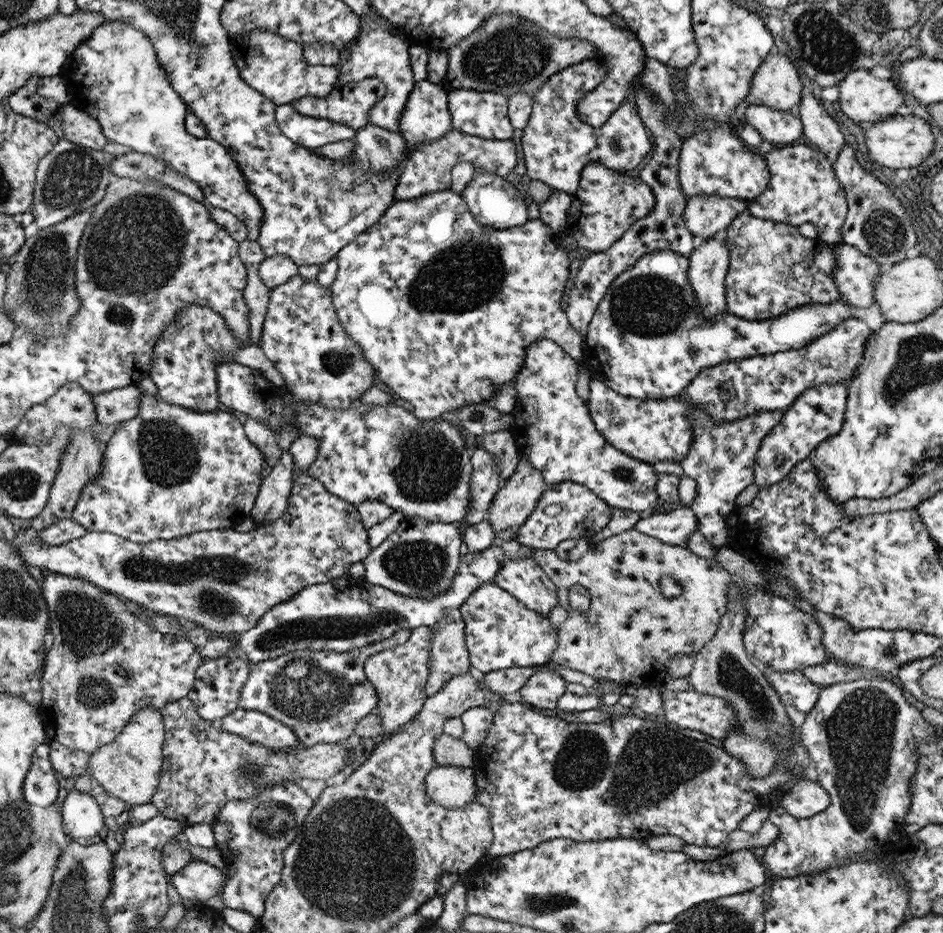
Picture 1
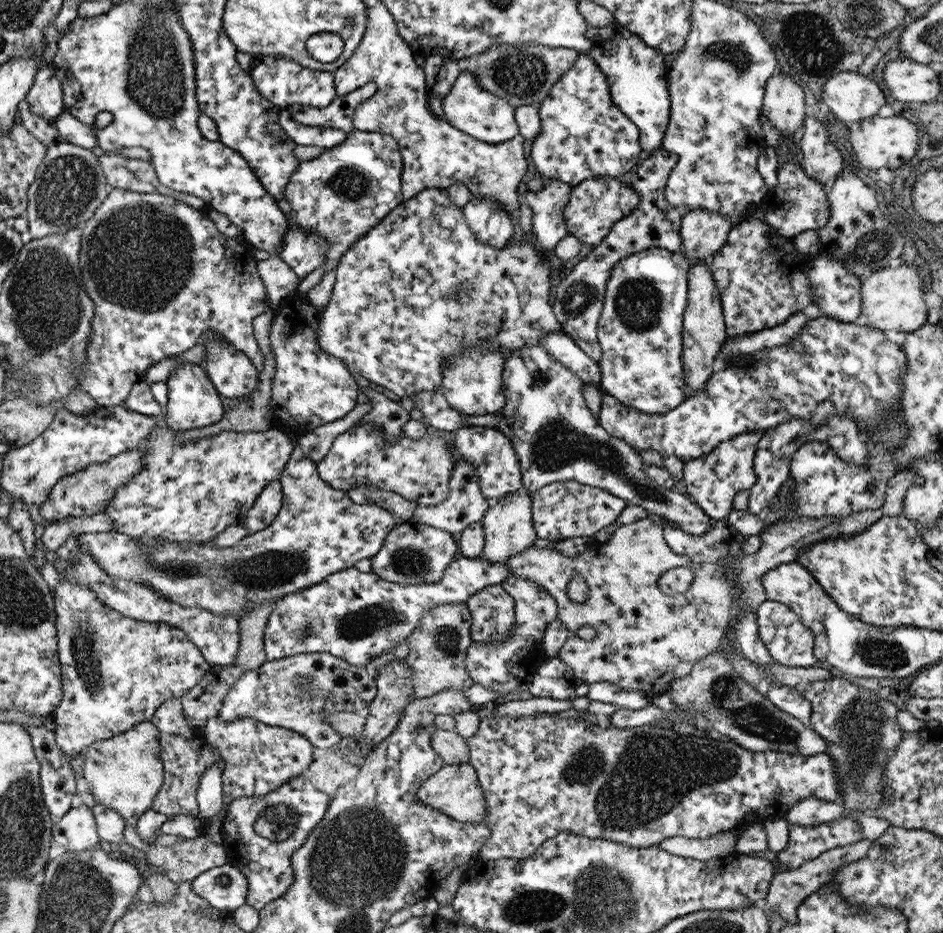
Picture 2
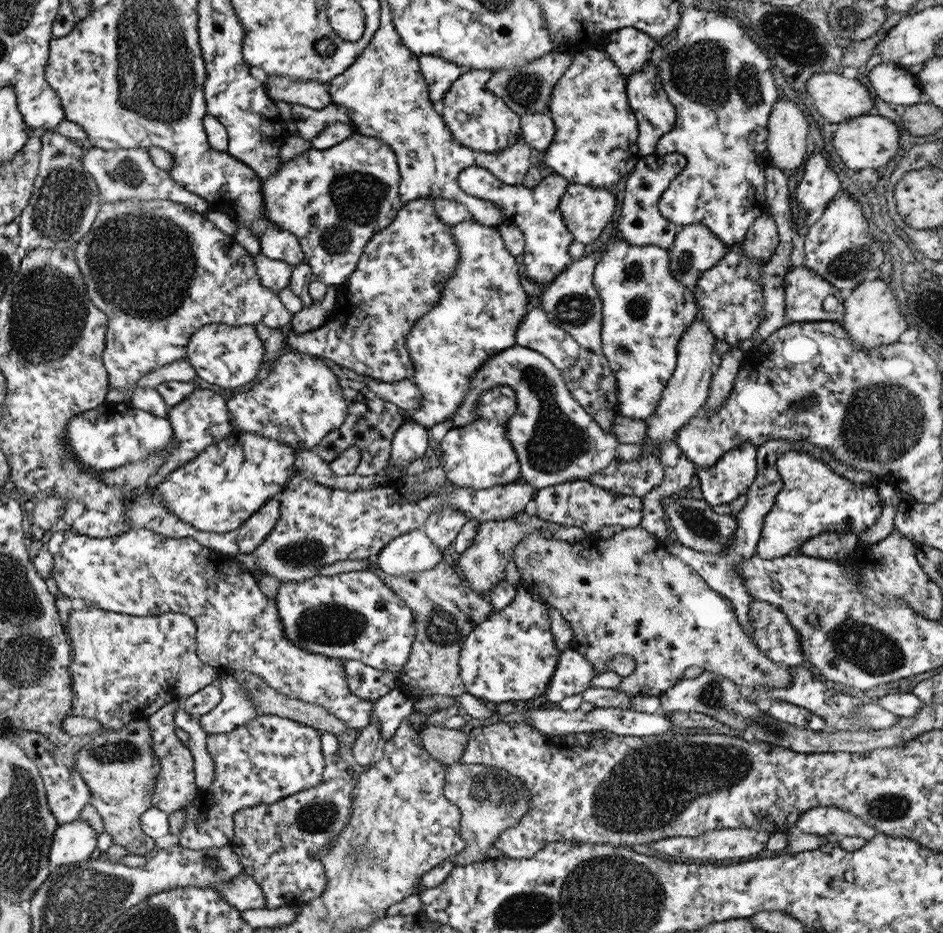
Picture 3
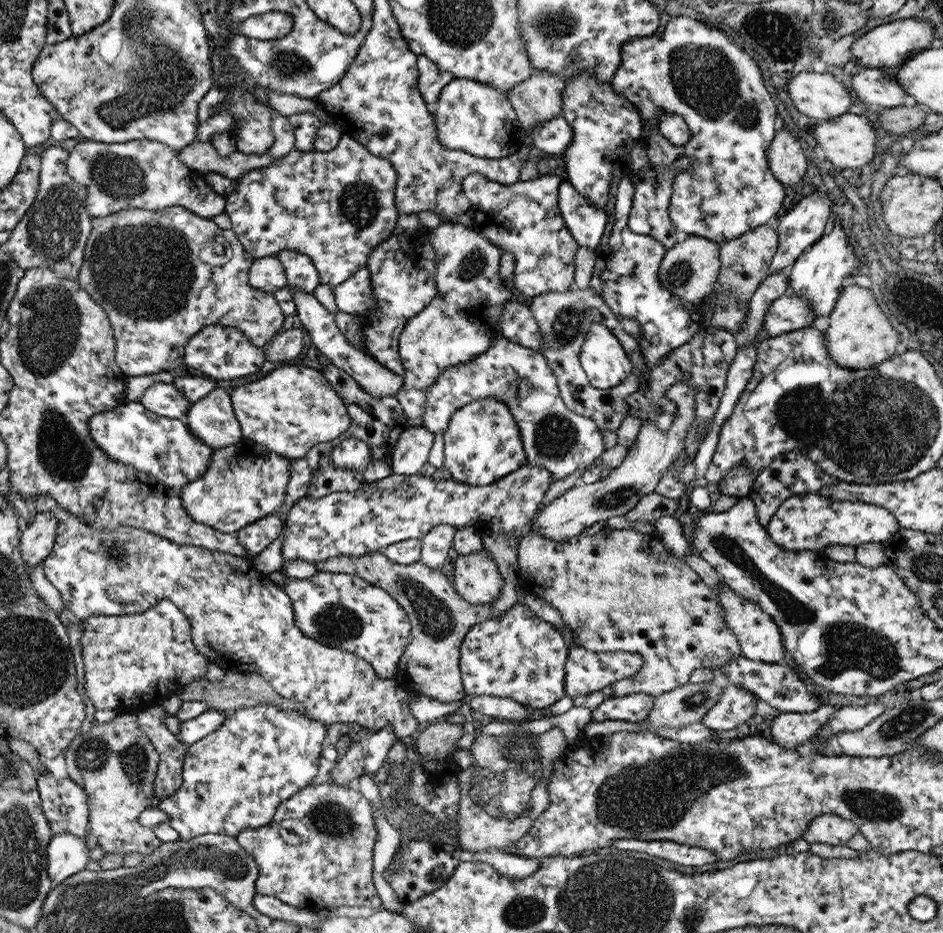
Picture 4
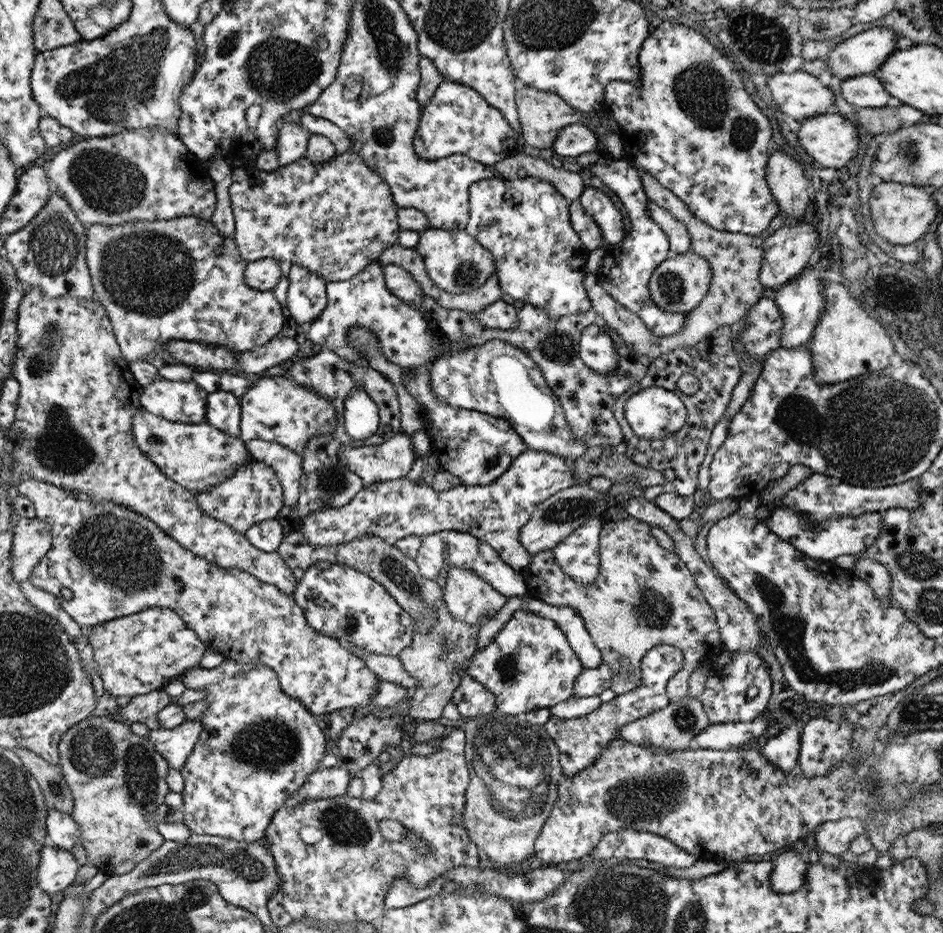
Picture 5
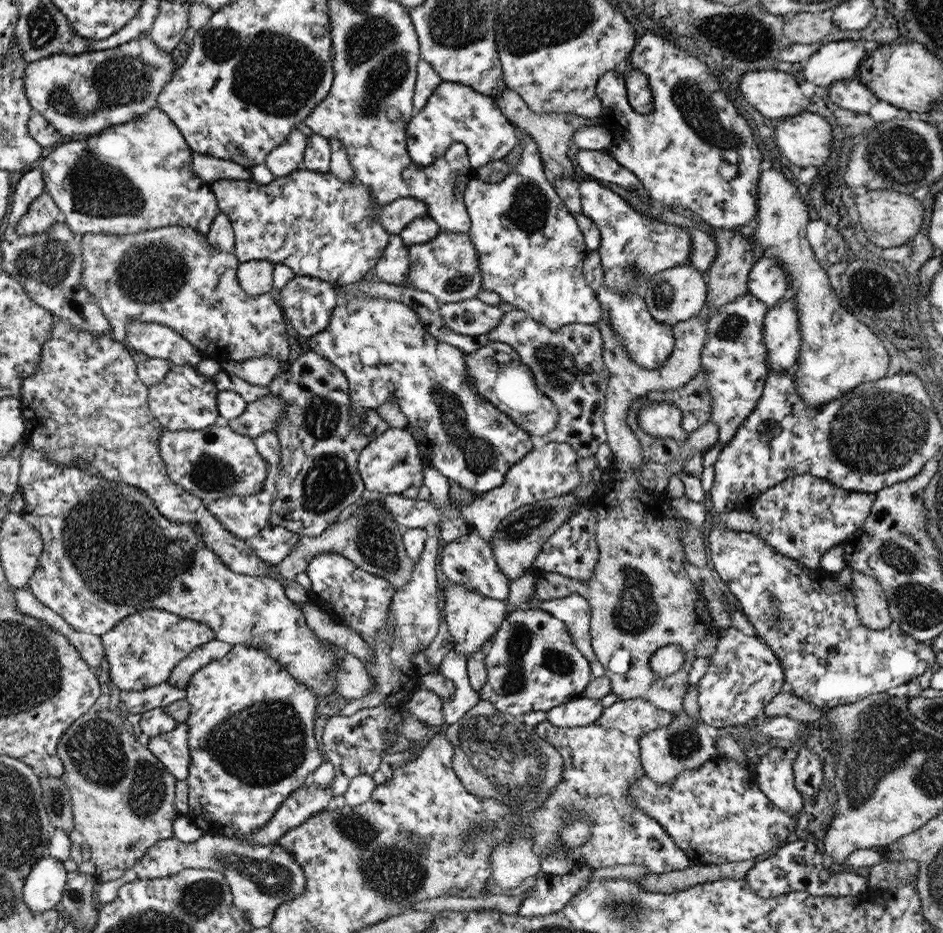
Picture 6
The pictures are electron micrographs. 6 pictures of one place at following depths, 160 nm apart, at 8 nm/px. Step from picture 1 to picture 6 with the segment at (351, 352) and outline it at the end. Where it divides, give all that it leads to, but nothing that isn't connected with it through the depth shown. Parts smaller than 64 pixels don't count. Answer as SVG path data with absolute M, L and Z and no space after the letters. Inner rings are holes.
M266 395L247 403L242 416L228 422L228 426L237 434L247 435L250 439L256 440L270 431L276 433L276 426L286 413L287 406L283 399Z

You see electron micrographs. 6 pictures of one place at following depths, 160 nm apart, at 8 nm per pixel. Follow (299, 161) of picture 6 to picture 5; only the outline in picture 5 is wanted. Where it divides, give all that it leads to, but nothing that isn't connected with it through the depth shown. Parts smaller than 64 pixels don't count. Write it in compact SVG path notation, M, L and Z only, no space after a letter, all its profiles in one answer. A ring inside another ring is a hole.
M295 121L282 125L277 144L280 167L305 156L311 133L306 127Z

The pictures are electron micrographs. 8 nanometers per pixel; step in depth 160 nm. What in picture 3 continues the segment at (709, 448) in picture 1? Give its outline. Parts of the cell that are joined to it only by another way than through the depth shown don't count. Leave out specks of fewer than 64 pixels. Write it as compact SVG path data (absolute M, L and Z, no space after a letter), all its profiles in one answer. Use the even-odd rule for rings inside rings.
M743 444L716 462L710 469L696 467L704 501L711 506L728 504L746 494L757 475L757 448Z

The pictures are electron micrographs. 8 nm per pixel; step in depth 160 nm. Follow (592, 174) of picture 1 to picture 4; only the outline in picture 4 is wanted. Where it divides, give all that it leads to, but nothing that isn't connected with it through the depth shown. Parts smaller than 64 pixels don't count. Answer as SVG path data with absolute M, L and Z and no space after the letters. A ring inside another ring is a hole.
M566 178L559 186L559 209L576 243L596 250L606 230L606 211L580 194Z

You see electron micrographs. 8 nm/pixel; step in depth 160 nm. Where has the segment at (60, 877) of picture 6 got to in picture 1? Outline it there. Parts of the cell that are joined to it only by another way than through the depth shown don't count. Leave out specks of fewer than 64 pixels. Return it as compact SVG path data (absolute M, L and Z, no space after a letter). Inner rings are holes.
M72 789L61 808L62 828L70 841L91 843L105 825L100 805L92 793Z

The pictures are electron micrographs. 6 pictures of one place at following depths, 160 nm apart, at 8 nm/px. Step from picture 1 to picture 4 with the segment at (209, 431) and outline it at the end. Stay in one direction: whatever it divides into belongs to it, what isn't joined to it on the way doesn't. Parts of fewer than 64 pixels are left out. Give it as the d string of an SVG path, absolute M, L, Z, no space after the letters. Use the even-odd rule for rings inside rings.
M242 439L235 445L215 450L210 466L198 480L180 488L183 506L196 522L228 534L238 534L253 522L278 512L287 497L291 460L266 446Z

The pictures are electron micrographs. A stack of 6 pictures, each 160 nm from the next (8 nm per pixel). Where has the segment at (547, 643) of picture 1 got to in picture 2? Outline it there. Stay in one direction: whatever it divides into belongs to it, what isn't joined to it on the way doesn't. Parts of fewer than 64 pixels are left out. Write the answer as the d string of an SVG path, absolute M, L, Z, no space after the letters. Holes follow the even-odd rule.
M501 584L486 586L479 593L473 594L465 602L465 605L470 607L473 617L471 630L473 642L492 644L493 642L501 642L501 638L508 637L511 634L515 624L515 599L507 593L505 587Z

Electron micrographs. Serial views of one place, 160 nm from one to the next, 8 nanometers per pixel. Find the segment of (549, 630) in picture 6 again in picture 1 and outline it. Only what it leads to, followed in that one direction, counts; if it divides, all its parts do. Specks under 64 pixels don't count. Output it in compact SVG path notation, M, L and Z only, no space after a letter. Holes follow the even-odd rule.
M533 558L508 560L493 582L545 617L559 604L558 587Z

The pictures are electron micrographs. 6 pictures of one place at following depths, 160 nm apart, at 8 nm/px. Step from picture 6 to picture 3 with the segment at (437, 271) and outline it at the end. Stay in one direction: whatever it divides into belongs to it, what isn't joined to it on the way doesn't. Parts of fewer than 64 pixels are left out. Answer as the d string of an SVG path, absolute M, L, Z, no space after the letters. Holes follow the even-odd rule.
M466 219L452 228L452 235L459 246L459 265L445 285L439 304L416 323L407 337L407 347L415 363L411 380L423 394L423 404L411 413L410 423L426 429L450 419L468 396L471 376L492 357L515 345L516 331L528 311L528 297L520 285L520 266L516 256L507 249L498 227Z

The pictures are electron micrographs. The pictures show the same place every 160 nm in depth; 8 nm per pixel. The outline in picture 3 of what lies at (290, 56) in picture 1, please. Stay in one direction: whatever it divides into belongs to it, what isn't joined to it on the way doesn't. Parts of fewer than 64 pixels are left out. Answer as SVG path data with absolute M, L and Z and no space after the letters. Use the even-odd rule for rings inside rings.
M268 75L267 94L290 104L302 104L314 109L323 109L332 103L330 87L320 81L296 82L290 78Z

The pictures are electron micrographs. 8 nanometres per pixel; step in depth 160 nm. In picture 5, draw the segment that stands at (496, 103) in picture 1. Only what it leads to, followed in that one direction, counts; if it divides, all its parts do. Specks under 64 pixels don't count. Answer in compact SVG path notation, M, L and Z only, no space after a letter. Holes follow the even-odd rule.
M441 83L430 104L422 109L414 142L421 159L437 161L452 154L464 154L492 167L506 156L521 150L515 129L509 120L483 95L464 83Z

